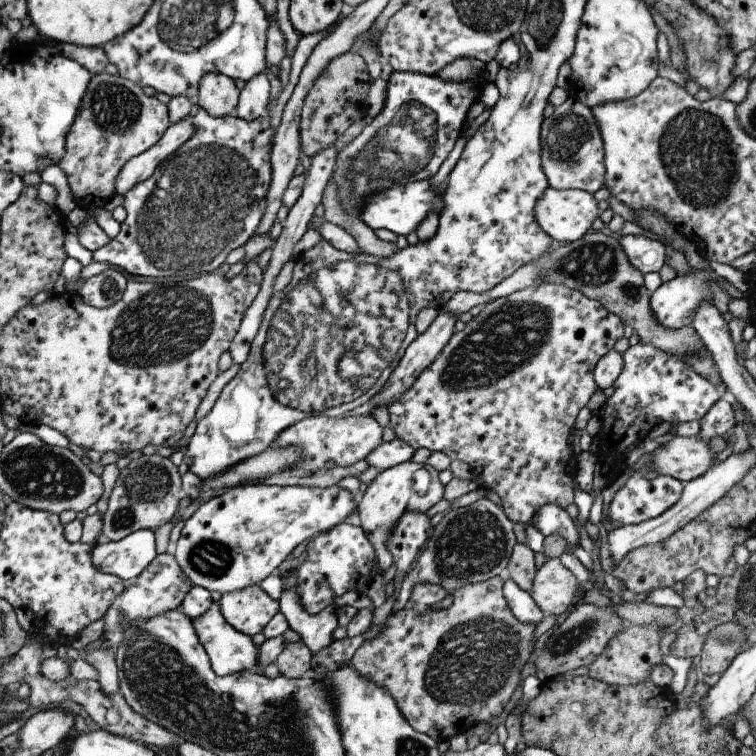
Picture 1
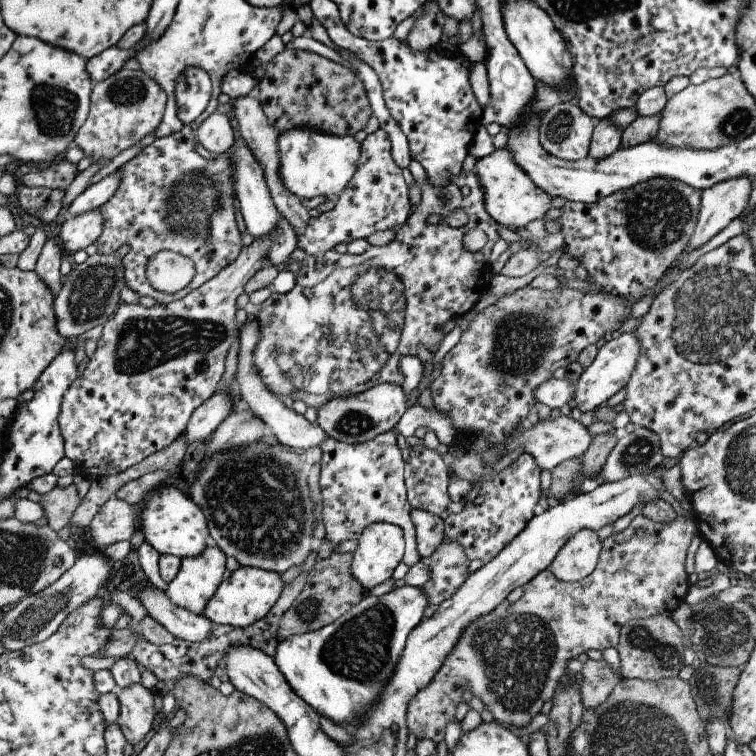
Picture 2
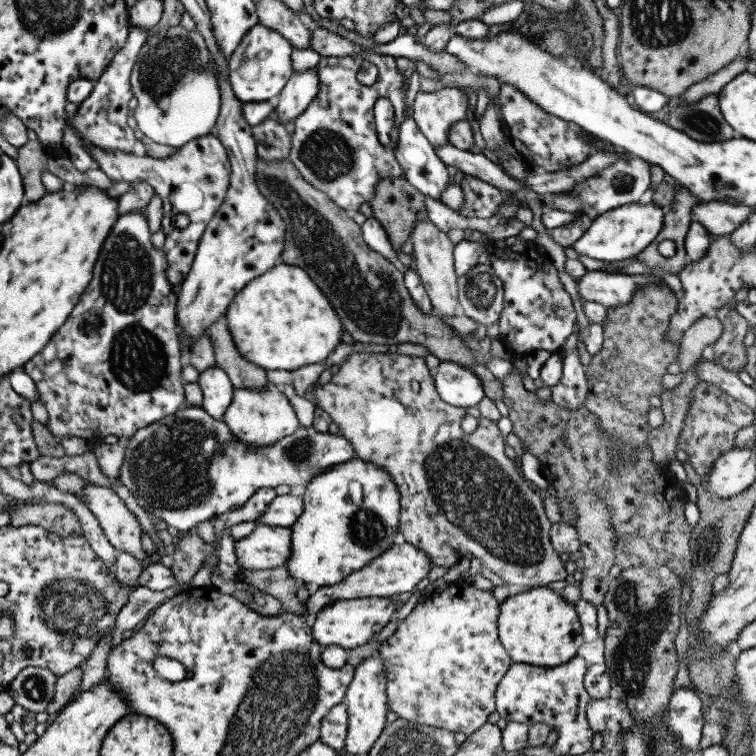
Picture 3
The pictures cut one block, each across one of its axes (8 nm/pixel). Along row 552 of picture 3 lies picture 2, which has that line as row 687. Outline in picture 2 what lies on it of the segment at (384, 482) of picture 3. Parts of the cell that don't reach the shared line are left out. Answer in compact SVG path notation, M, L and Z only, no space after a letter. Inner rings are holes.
M402 586L394 588L384 596L367 594L357 606L350 608L338 620L314 632L304 632L281 640L273 660L294 693L312 707L320 716L326 716L332 724L343 726L349 731L358 728L358 720L378 702L386 682L392 678L400 656L406 648L410 632L424 620L424 610L429 606L428 596L422 587Z

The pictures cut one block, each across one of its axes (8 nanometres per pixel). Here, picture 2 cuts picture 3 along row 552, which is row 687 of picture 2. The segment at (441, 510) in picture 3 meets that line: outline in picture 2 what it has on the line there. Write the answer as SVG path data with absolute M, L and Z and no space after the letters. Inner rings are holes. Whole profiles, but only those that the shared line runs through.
M639 515L622 532L613 532L601 542L601 552L596 570L579 582L562 582L552 574L550 567L534 576L524 588L524 595L510 604L505 601L474 622L470 622L458 638L454 650L446 656L440 670L426 688L422 688L408 704L406 722L408 732L417 740L429 739L436 744L445 740L447 724L455 720L456 708L461 702L462 692L470 688L497 722L518 728L530 724L530 720L541 714L542 706L550 701L556 688L565 678L569 660L588 652L615 648L619 642L622 626L632 618L650 618L664 614L670 616L686 600L690 588L686 573L688 548L697 526L688 516L677 516L672 524L660 524ZM636 530L644 530L646 536L636 536Z

